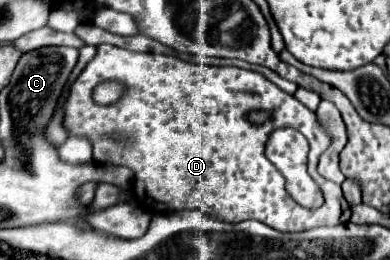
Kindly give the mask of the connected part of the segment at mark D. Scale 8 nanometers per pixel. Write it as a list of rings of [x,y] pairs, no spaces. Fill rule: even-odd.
[[[99,45],[97,55],[89,61],[83,73],[87,75],[79,75],[77,81],[71,85],[71,93],[65,105],[65,127],[71,131],[71,135],[83,135],[91,139],[93,160],[97,163],[129,167],[134,173],[132,186],[135,196],[146,203],[149,202],[149,206],[143,207],[151,213],[162,215],[171,211],[201,209],[209,215],[235,223],[243,219],[257,219],[277,231],[289,233],[307,231],[319,225],[343,223],[343,213],[350,207],[349,204],[345,201],[341,189],[335,187],[335,183],[319,177],[317,173],[319,155],[329,145],[327,133],[319,127],[313,111],[309,111],[293,95],[279,91],[279,87],[275,87],[263,75],[239,67],[187,63],[173,55],[135,53],[115,45]],[[107,79],[117,79],[125,83],[127,93],[113,105],[97,105],[91,97],[91,91],[97,83]],[[257,110],[269,113],[269,119],[265,123],[255,125],[247,119],[248,113]],[[277,127],[296,128],[309,139],[309,175],[323,191],[325,205],[321,209],[313,211],[297,205],[285,191],[283,175],[265,157],[265,141],[269,133]]]

